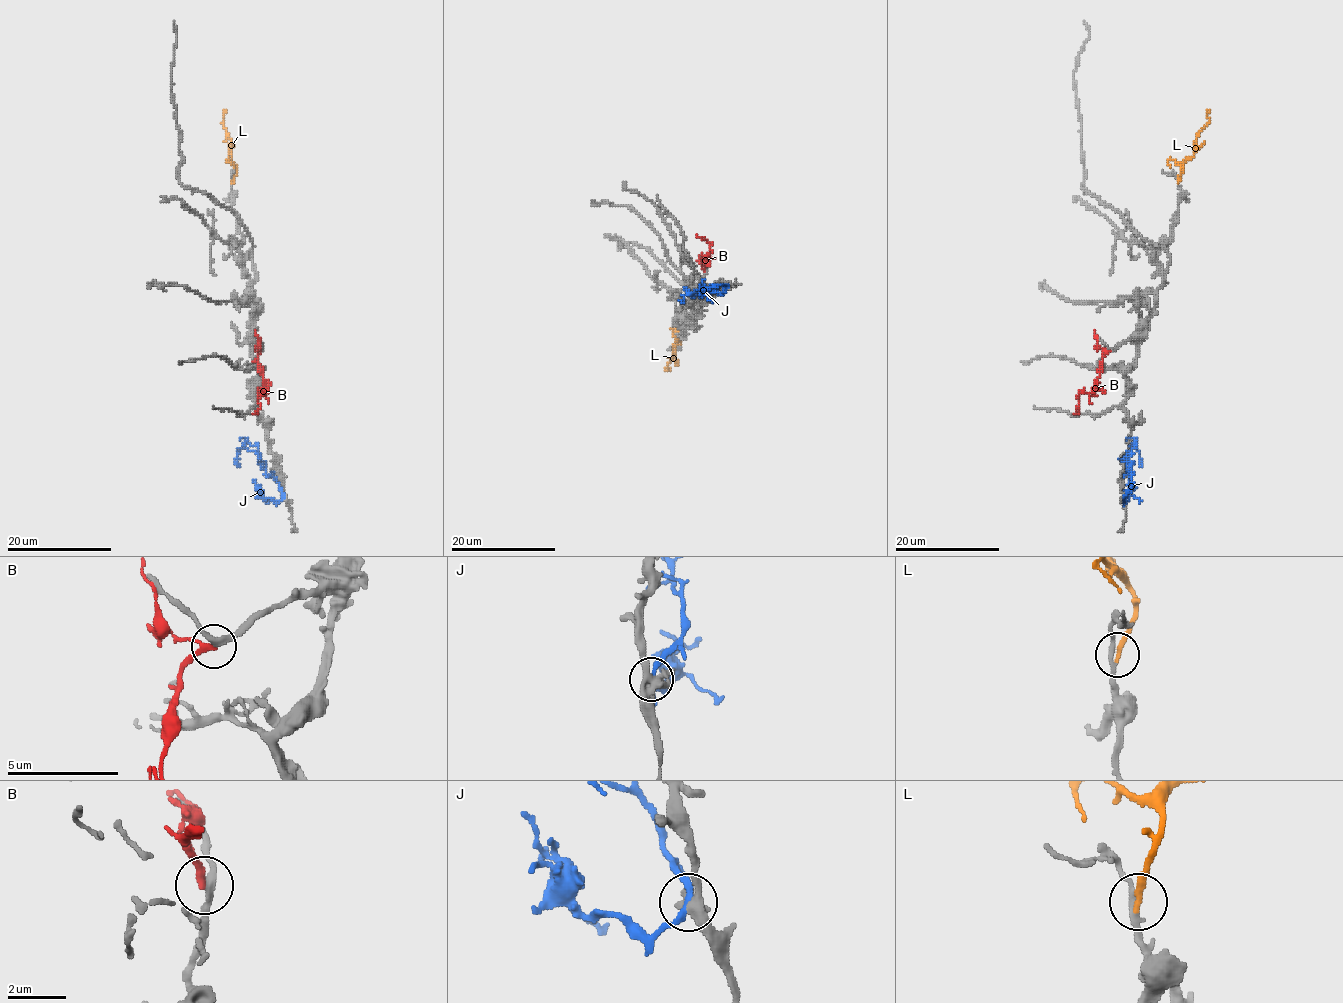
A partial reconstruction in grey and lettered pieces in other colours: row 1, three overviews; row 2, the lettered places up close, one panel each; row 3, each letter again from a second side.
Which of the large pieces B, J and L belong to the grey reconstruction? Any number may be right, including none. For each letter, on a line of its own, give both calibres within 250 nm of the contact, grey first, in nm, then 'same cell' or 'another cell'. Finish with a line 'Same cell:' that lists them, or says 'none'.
B: 240/200 nm | another cell
J: 460/190 nm | another cell
L: 190/240 nm | same cell
Same cell: L

